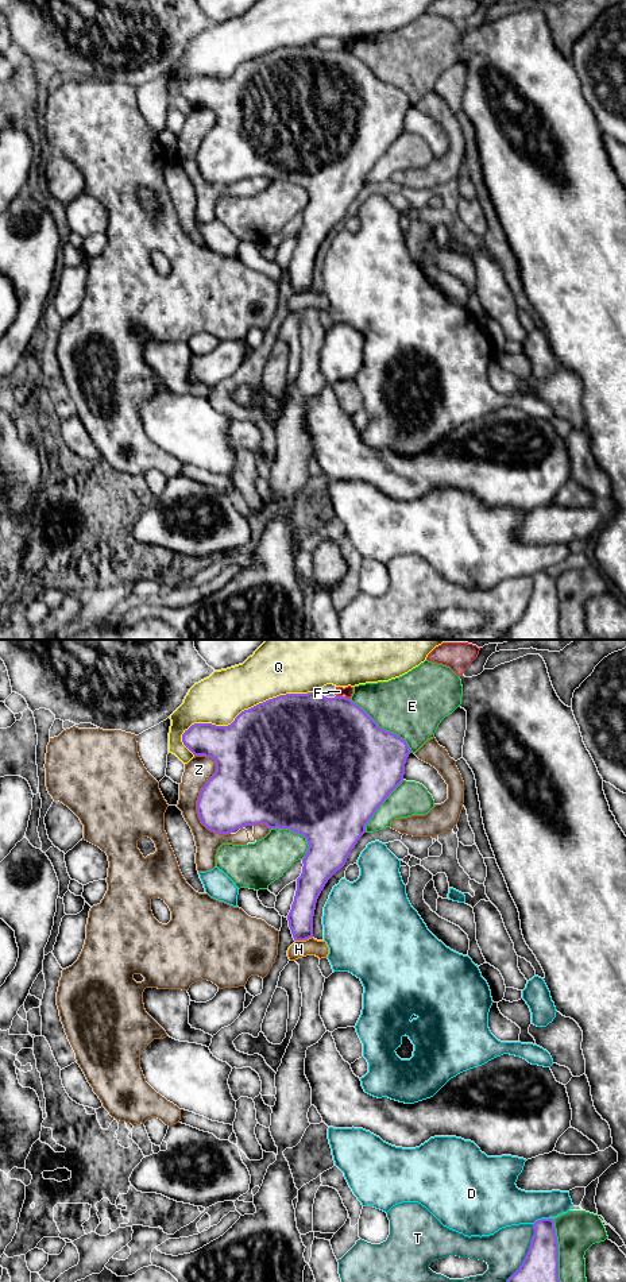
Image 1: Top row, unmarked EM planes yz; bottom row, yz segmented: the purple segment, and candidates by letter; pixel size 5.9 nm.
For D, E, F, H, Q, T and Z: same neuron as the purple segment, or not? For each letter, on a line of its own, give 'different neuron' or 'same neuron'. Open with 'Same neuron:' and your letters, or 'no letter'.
Same neuron: no letter
D: different neuron
E: different neuron
F: different neuron
H: different neuron
Q: different neuron
T: different neuron
Z: different neuron

